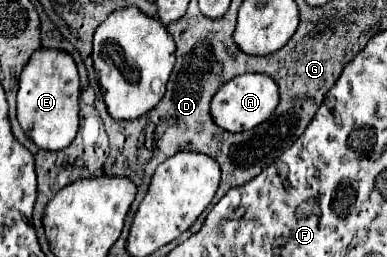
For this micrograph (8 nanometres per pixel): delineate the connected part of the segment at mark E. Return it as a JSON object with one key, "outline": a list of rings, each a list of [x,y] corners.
{"outline":[[[40,48],[28,60],[26,68],[20,74],[18,88],[18,122],[24,134],[44,150],[62,150],[66,148],[78,132],[78,98],[80,98],[80,80],[76,62],[68,52],[54,48]]]}

